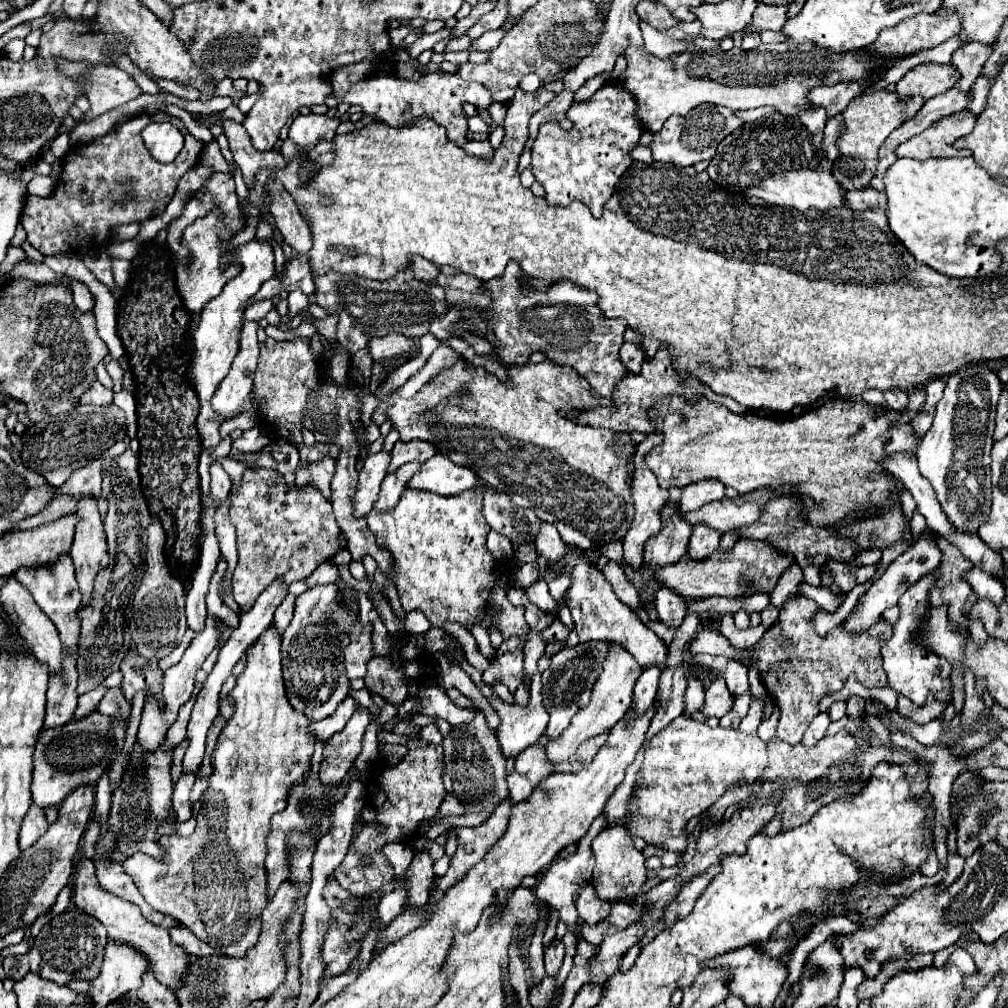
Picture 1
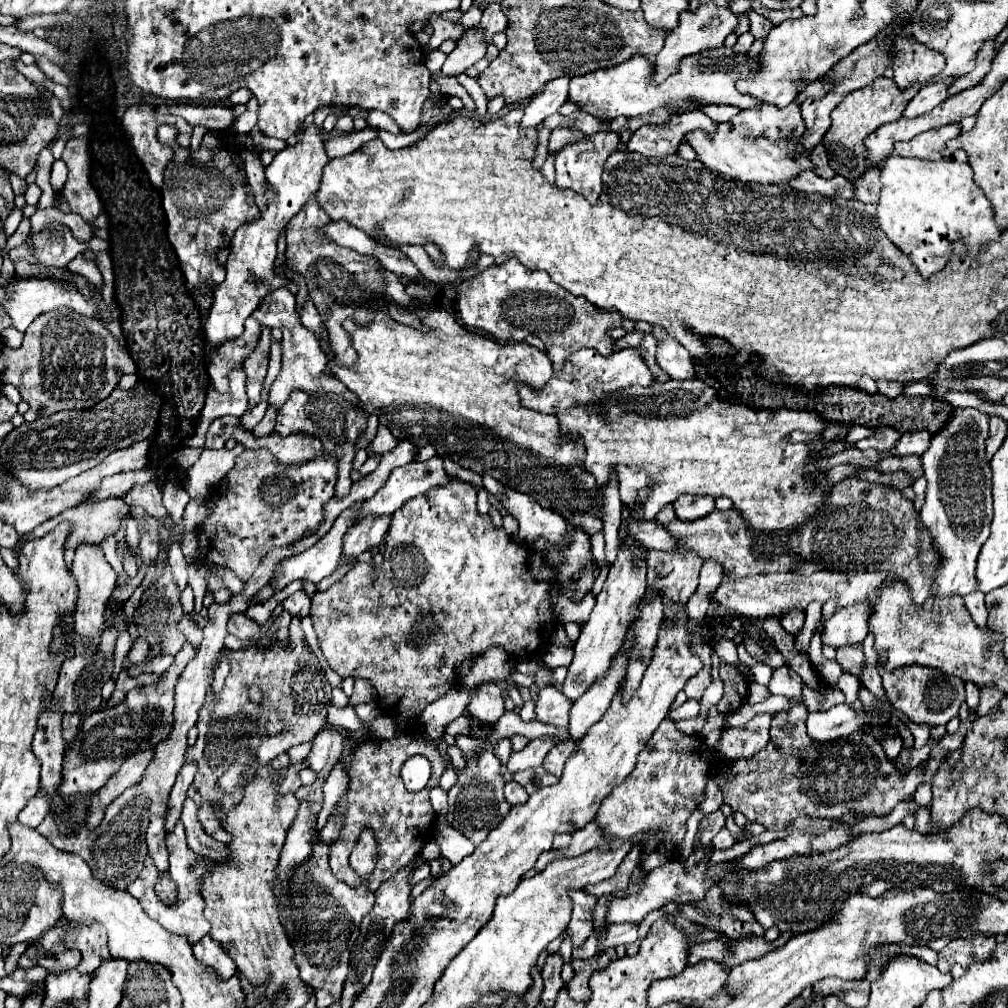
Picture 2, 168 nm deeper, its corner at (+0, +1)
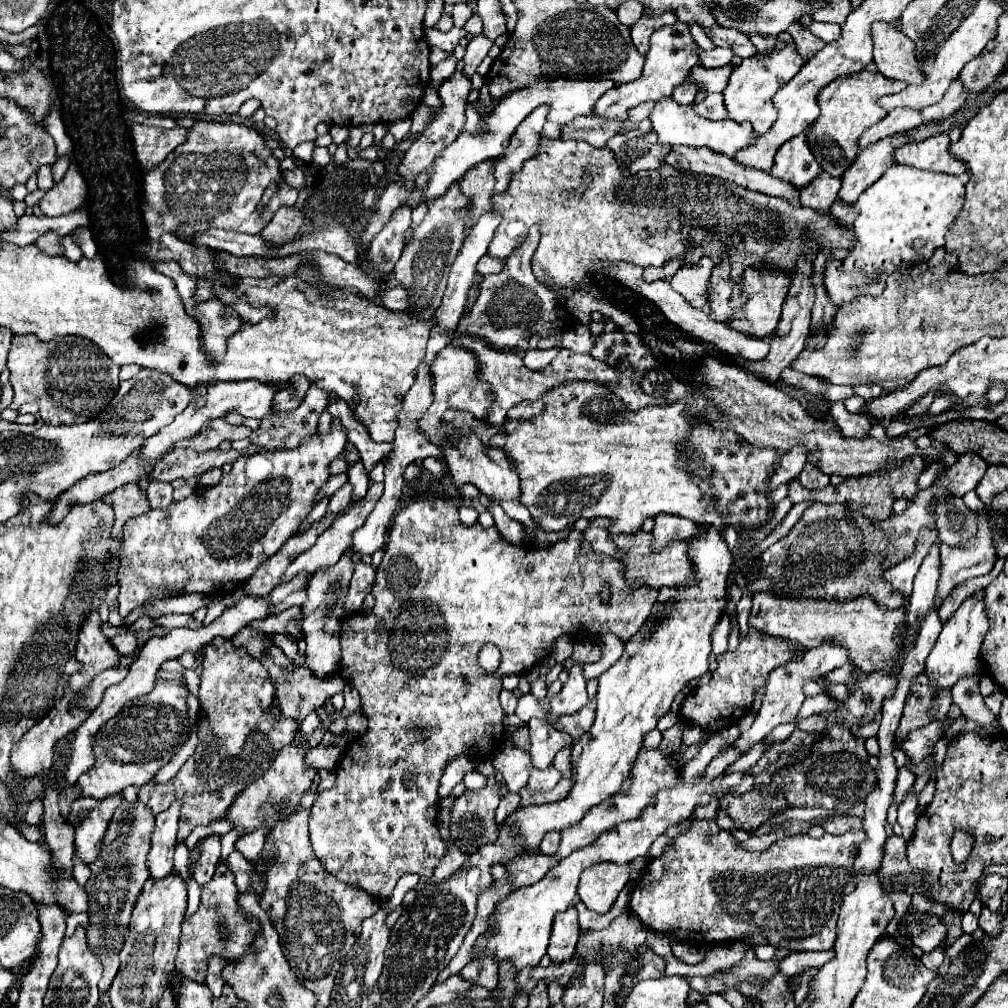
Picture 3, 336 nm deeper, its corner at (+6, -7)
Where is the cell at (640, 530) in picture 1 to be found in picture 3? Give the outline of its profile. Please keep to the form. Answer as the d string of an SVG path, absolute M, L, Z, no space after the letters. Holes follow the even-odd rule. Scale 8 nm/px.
M576 660L572 664L572 668L568 670L568 682L562 686L560 694L550 702L550 710L554 716L562 716L562 714L572 714L578 712L582 706L588 704L588 696L586 696L586 678L582 676L584 670L584 662Z

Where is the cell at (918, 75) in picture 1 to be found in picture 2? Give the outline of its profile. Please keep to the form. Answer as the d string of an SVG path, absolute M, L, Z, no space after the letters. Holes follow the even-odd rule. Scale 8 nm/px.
M898 40L898 60L894 60L894 82L904 90L910 82L926 84L942 72L946 60L938 52L930 52L926 46L910 44L910 40Z

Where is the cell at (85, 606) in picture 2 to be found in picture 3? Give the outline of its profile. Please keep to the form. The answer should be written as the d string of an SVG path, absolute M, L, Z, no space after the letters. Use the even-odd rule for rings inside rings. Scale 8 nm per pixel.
M98 612L86 614L76 636L76 660L80 668L70 676L70 688L82 690L98 672L118 664L120 654L102 632L102 620Z

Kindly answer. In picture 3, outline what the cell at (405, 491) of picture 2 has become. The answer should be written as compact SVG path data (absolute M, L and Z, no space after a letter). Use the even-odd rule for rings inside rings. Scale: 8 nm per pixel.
M370 484L368 494L366 494L354 508L350 508L344 516L336 518L336 520L332 522L332 526L328 526L328 528L318 536L318 540L316 540L314 546L312 546L308 552L302 552L302 554L292 562L292 568L288 568L288 572L284 574L284 580L290 580L292 576L296 576L296 574L300 574L300 572L308 572L308 574L312 576L316 570L336 564L338 558L350 548L350 544L352 544L352 532L356 532L356 528L360 528L360 524L364 524L364 520L368 518L368 512L372 512L374 504L380 500L382 488L384 488L382 484Z

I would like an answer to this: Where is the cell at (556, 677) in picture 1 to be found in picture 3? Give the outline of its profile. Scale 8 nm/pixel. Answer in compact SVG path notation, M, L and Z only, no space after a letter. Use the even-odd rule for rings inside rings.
M502 748L494 756L492 764L496 770L502 772L504 782L510 792L518 792L528 782L528 776L532 770L530 752L522 748Z

